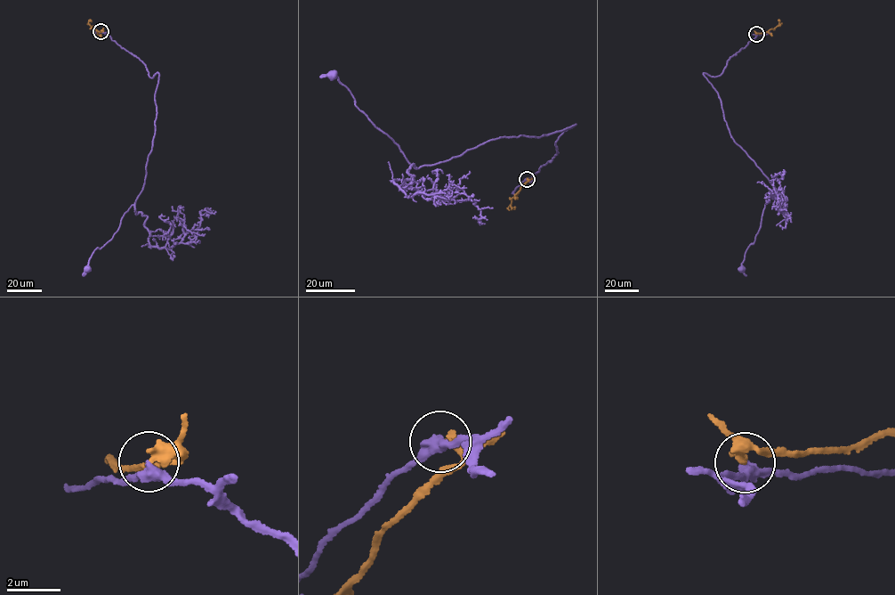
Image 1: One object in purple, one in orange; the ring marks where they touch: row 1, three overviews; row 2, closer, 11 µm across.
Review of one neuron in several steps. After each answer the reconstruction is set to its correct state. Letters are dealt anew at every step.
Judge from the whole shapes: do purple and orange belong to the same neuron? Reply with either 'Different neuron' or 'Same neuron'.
Different neuron

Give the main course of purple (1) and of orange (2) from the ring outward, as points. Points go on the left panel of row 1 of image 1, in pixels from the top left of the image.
1: (100, 31), (137, 57), (149, 77), (159, 74), (155, 133), (143, 187), (112, 238), (93, 251), (87, 268)
2: (100, 31), (92, 28), (88, 23), (91, 20)

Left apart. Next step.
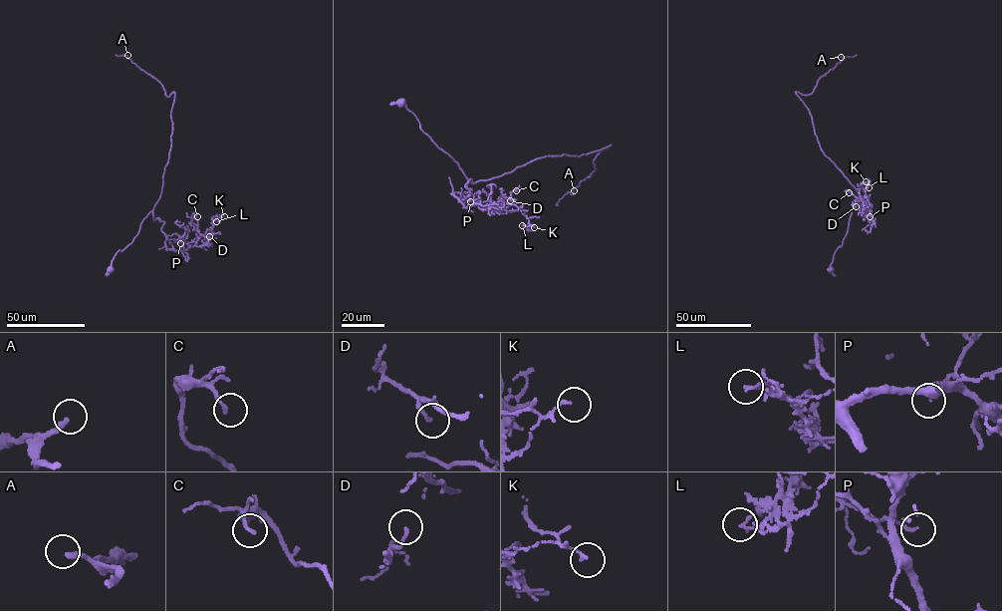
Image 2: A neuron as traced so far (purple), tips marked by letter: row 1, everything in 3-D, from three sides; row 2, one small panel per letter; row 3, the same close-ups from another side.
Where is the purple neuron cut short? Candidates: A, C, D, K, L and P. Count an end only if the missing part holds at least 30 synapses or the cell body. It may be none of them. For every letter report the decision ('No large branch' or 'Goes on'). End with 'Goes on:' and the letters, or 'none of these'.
A: Goes on
C: No large branch
D: No large branch
K: No large branch
L: No large branch
P: No large branch
Goes on: A

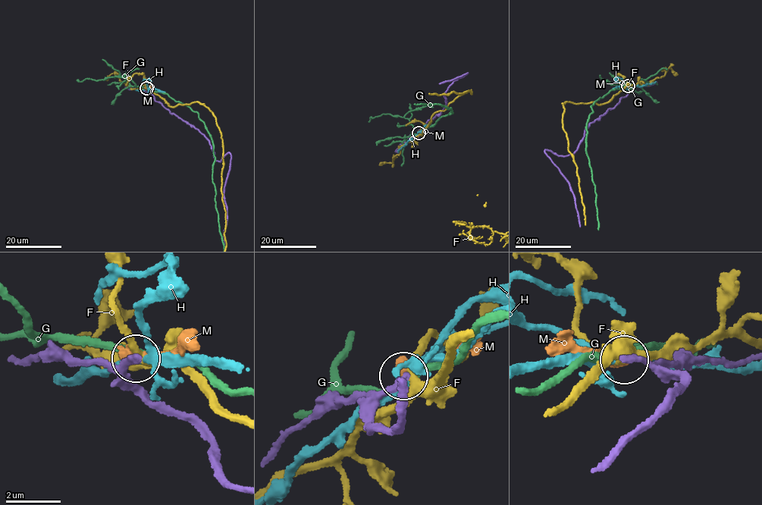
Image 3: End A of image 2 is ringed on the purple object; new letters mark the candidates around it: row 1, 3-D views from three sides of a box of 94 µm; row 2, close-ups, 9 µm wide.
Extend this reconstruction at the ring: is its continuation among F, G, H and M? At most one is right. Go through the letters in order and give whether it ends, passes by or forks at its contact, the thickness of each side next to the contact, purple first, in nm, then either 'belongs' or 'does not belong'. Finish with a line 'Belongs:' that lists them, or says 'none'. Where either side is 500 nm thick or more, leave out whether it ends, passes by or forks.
F: it forks there; 240 nm thick on the purple side, 240 nm on the other; does not belong
G: it passes by; 280 nm thick on the purple side, 240 nm on the other; does not belong
H: it passes by; 240 nm thick on the purple side, 240 nm on the other; does not belong
M: it ends there; 260 nm thick on the purple side, 440 nm on the other; belongs
Belongs: M

